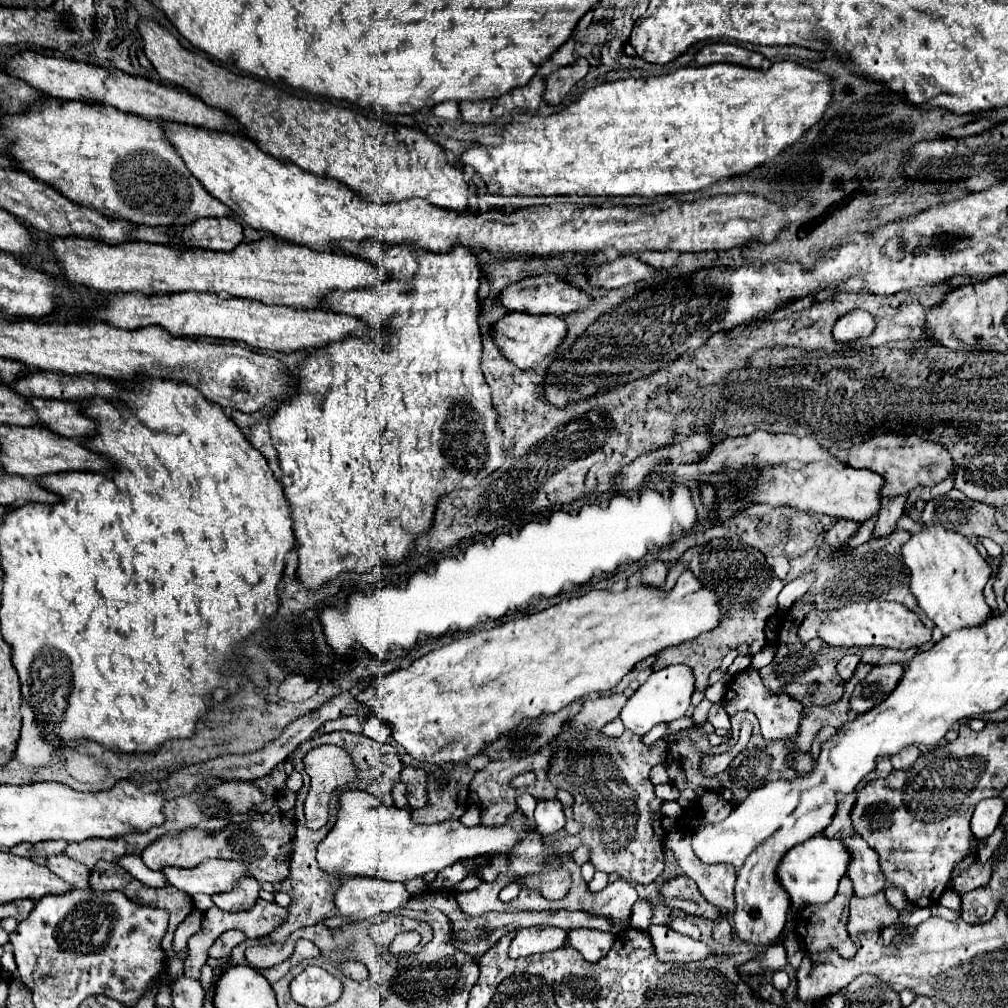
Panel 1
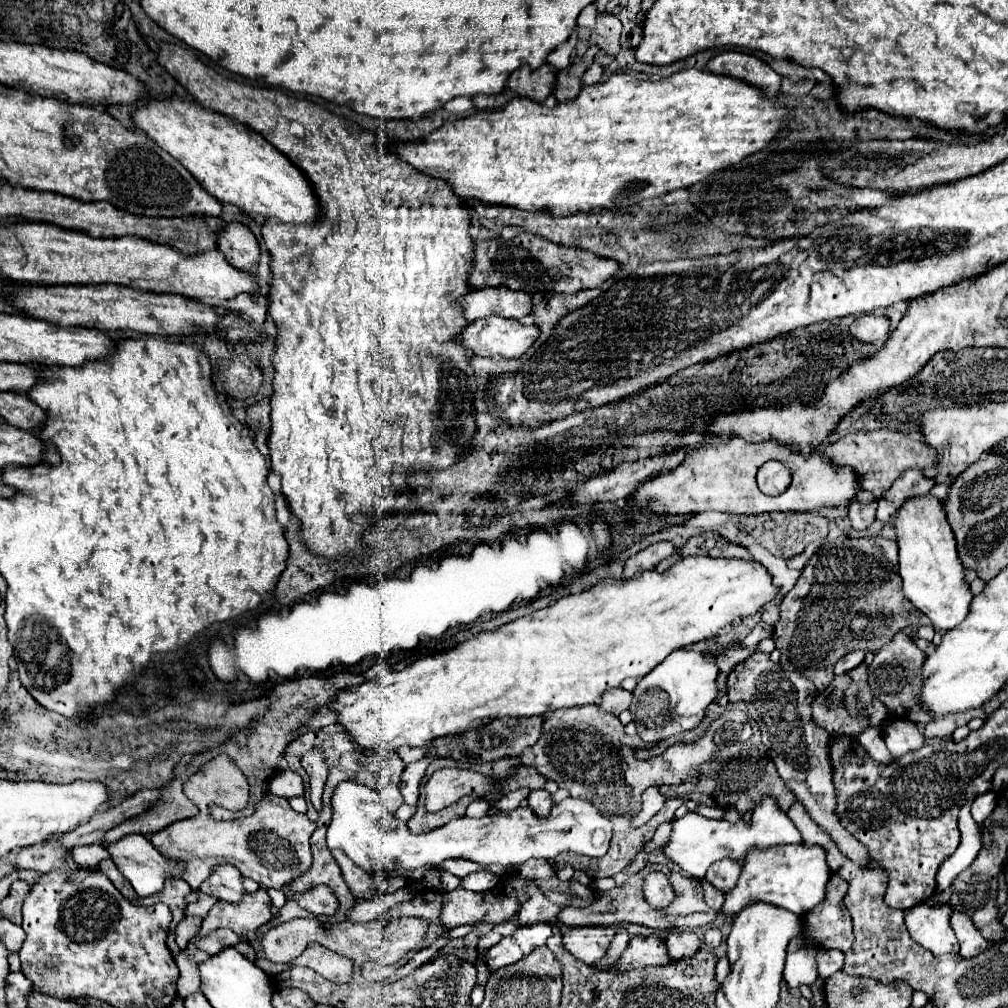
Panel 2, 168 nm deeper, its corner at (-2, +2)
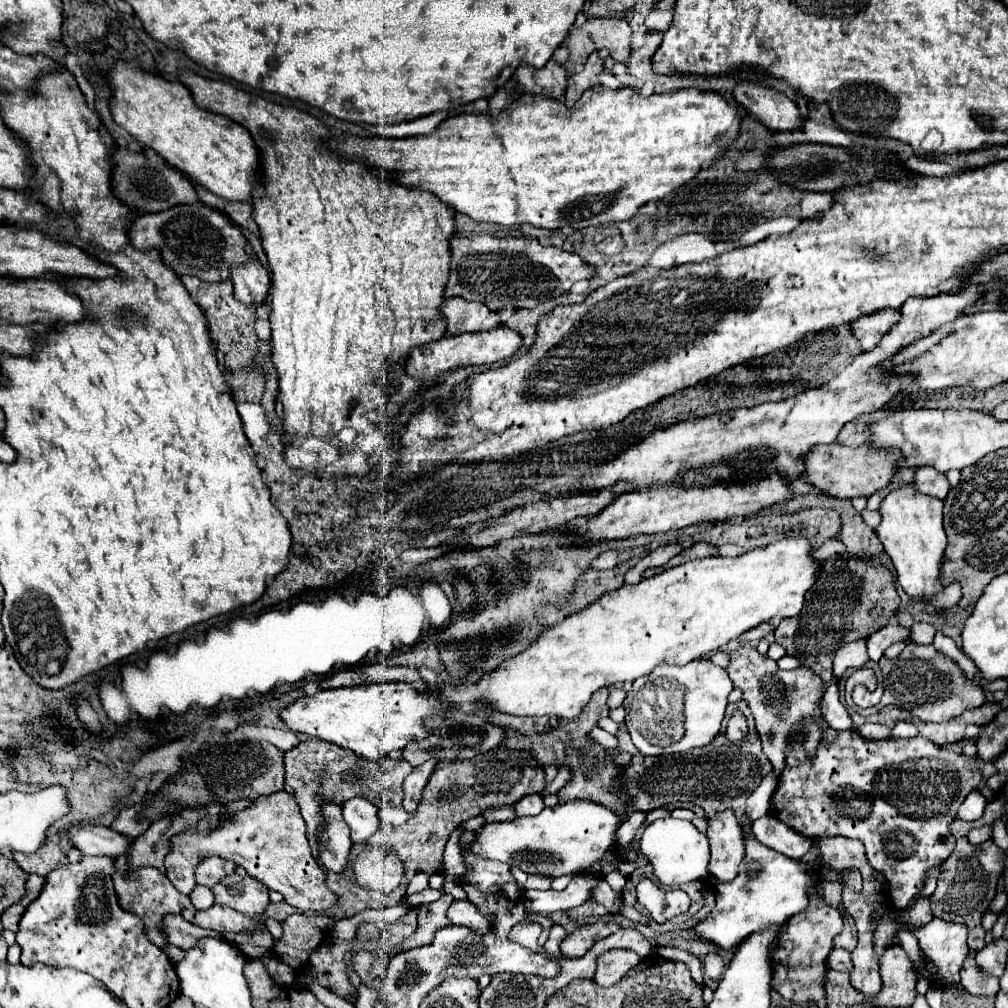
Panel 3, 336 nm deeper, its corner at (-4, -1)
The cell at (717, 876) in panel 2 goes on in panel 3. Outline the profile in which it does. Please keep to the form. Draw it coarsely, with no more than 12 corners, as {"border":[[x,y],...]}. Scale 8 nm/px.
{"border":[[732,810],[708,818],[710,874],[736,878],[744,860],[742,830]]}

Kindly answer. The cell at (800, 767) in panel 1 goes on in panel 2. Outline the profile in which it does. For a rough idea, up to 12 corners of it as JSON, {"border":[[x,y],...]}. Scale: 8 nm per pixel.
{"border":[[766,653],[728,675],[778,775],[854,861],[866,847],[838,821],[818,691]]}

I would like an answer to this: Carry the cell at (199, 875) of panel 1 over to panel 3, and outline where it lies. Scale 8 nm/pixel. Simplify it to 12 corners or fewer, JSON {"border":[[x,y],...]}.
{"border":[[74,826],[70,842],[88,856],[120,858],[132,842],[104,826]]}

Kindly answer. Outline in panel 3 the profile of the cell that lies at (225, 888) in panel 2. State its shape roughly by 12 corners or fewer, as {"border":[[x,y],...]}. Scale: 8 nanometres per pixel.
{"border":[[210,856],[198,864],[196,882],[214,888],[236,872],[234,862]]}

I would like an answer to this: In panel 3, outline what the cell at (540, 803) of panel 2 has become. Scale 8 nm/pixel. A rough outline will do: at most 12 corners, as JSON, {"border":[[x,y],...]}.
{"border":[[540,794],[516,802],[518,816],[536,816],[544,810]]}

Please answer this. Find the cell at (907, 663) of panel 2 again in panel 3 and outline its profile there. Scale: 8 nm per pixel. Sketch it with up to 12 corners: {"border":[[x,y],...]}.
{"border":[[906,644],[880,658],[888,704],[946,722],[984,702],[956,662]]}

